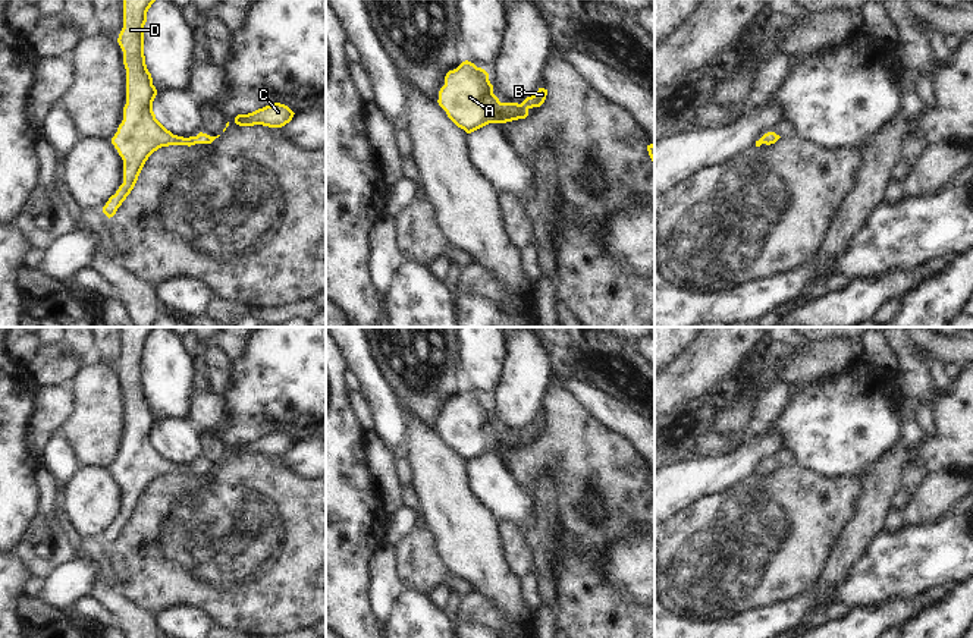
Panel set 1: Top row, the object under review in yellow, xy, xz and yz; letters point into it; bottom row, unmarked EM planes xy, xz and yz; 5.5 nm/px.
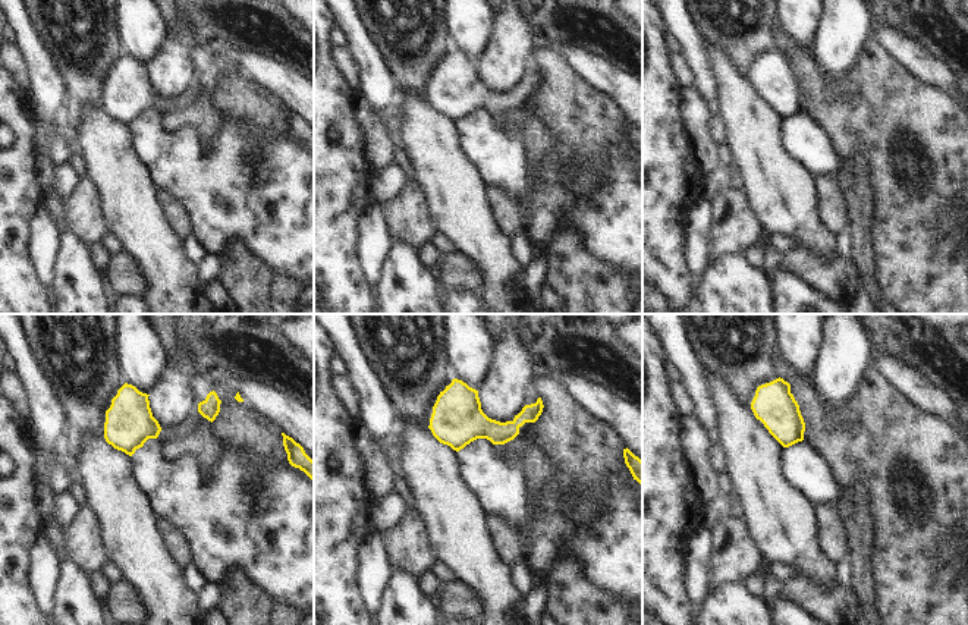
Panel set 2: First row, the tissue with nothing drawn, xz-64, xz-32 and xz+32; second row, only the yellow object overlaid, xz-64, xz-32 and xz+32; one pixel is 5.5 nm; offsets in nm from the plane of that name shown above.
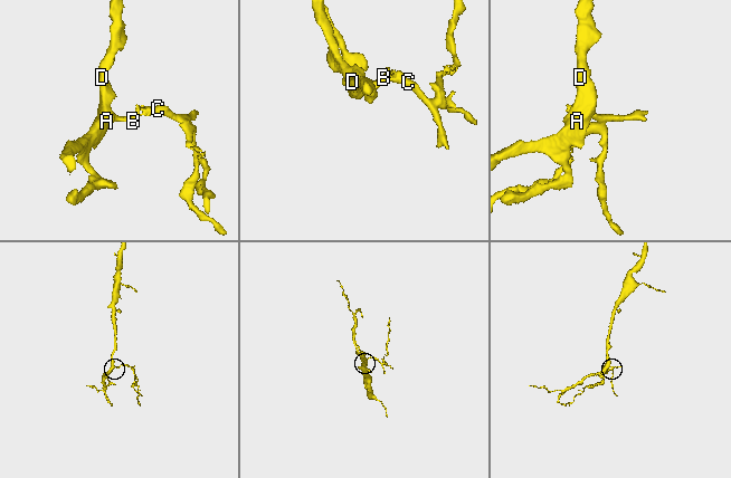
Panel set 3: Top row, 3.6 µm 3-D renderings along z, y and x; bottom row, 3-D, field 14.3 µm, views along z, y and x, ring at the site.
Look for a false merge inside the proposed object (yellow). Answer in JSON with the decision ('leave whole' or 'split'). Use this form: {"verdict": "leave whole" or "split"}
{"verdict": "leave whole"}

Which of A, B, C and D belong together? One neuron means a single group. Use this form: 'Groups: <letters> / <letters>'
Groups: A B C D.

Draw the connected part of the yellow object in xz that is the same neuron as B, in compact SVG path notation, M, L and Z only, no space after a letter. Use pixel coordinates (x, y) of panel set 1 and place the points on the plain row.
M465 389L446 402L437 431L458 456L471 462L489 452L525 447L530 437L540 436L544 431L546 424L547 418L539 417L521 433L500 431L493 422L489 402Z

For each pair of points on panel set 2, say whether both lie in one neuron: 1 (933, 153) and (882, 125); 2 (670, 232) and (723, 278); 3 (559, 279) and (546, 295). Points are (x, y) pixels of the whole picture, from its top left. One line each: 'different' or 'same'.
1: same
2: different
3: different

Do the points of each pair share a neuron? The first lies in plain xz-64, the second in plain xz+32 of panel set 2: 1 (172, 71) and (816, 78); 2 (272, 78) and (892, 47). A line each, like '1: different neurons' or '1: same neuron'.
1: different neurons
2: same neuron

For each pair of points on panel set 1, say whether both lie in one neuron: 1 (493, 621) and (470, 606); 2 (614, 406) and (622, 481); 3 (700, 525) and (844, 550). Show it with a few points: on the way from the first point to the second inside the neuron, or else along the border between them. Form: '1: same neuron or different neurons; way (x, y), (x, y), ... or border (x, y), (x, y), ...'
1: same neuron; way (487, 615), (476, 607)
2: different neurons; border (587, 412), (599, 423), (622, 434), (639, 455)
3: different neurons; border (848, 518), (838, 536), (826, 568), (819, 577)

